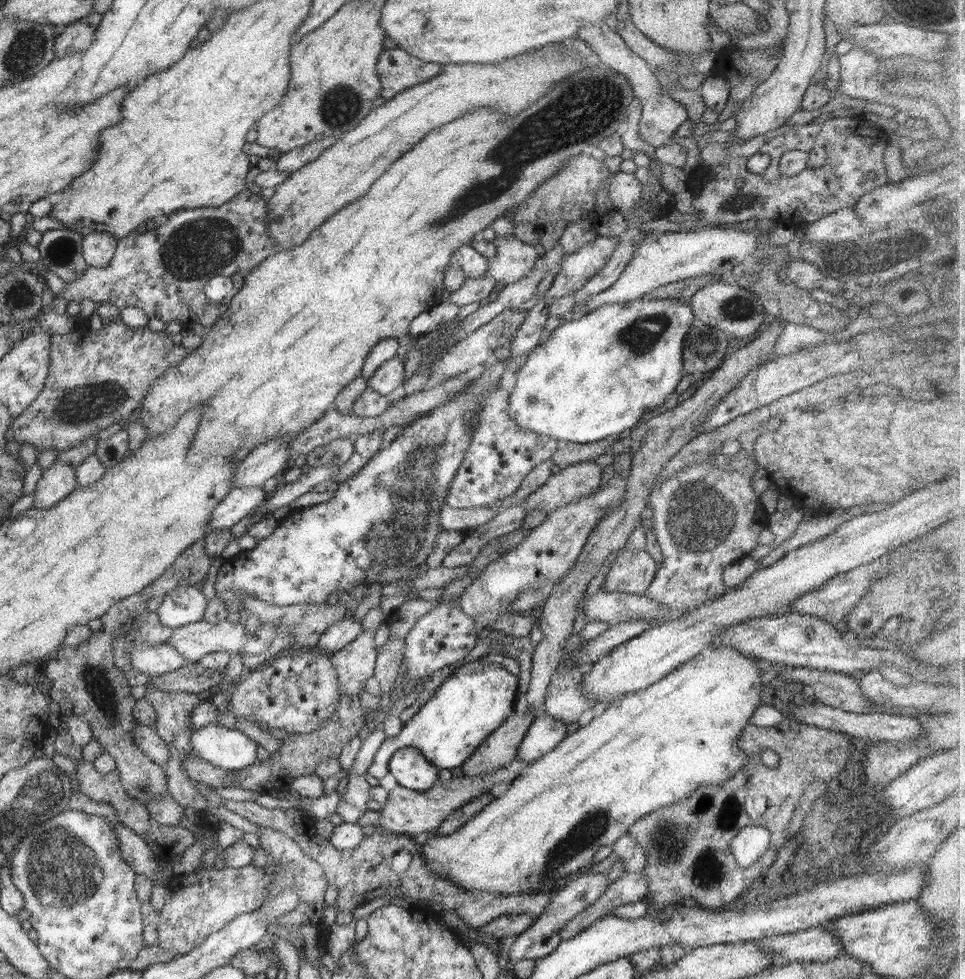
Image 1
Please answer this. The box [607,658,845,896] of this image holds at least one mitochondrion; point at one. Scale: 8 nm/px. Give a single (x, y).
(670, 843)

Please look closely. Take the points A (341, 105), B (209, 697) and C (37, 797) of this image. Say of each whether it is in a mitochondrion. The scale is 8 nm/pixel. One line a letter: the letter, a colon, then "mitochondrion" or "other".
A: mitochondrion
B: other
C: mitochondrion

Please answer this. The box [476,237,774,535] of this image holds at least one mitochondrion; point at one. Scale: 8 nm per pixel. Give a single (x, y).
(638, 336)

